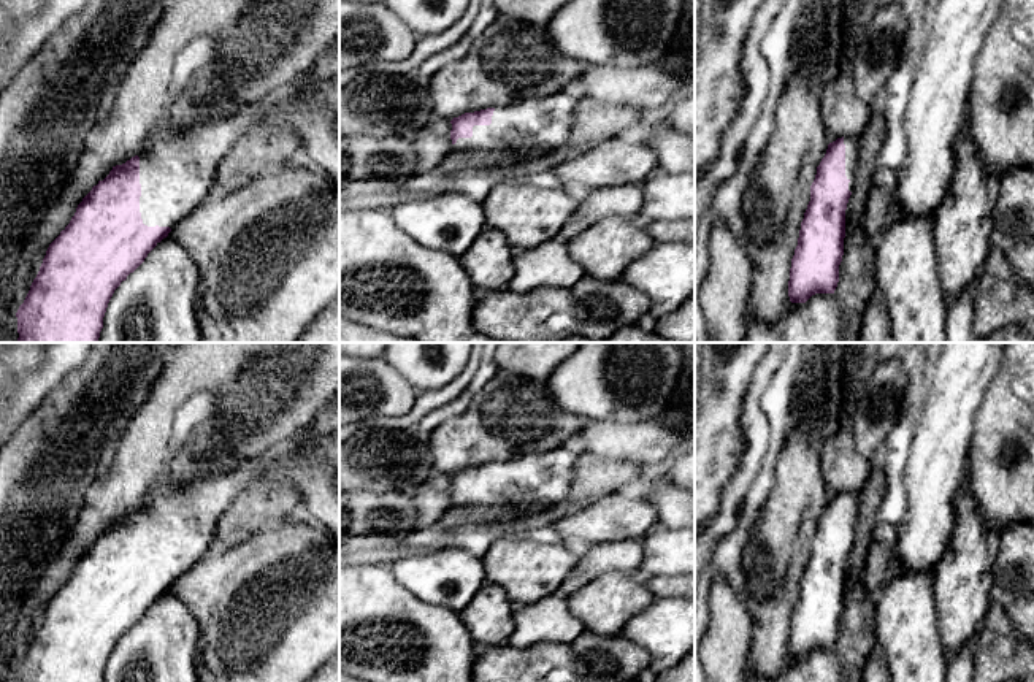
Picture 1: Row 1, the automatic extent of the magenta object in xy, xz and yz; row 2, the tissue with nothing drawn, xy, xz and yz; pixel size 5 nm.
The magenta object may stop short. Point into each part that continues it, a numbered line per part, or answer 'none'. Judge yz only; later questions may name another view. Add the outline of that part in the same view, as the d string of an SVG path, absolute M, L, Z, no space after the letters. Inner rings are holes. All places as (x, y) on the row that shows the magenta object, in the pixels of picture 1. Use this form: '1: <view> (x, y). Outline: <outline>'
1: yz (850, 143). Outline: M844 136L845 144L845 176L850 181L848 190L853 189L853 178L858 167L858 138L855 136Z

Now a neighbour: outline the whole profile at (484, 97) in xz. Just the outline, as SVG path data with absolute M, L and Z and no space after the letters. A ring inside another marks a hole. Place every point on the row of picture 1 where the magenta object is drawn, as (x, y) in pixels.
M498 14L463 59L430 79L433 114L452 121L465 113L547 98L587 68L563 56L546 27Z

